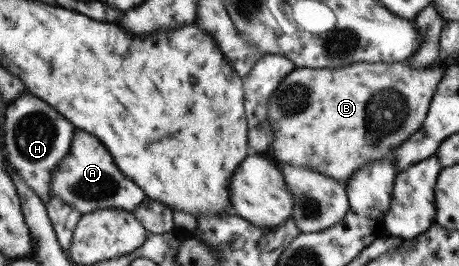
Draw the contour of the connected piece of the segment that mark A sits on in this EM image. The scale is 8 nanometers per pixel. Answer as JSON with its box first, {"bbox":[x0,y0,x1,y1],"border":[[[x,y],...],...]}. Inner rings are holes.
{"bbox":[50,129,146,214],"border":[[[81,129],[75,130],[69,154],[59,162],[57,172],[53,172],[50,194],[73,205],[81,214],[106,208],[133,212],[146,197],[143,189],[127,178],[115,165],[107,147],[96,136]]]}

